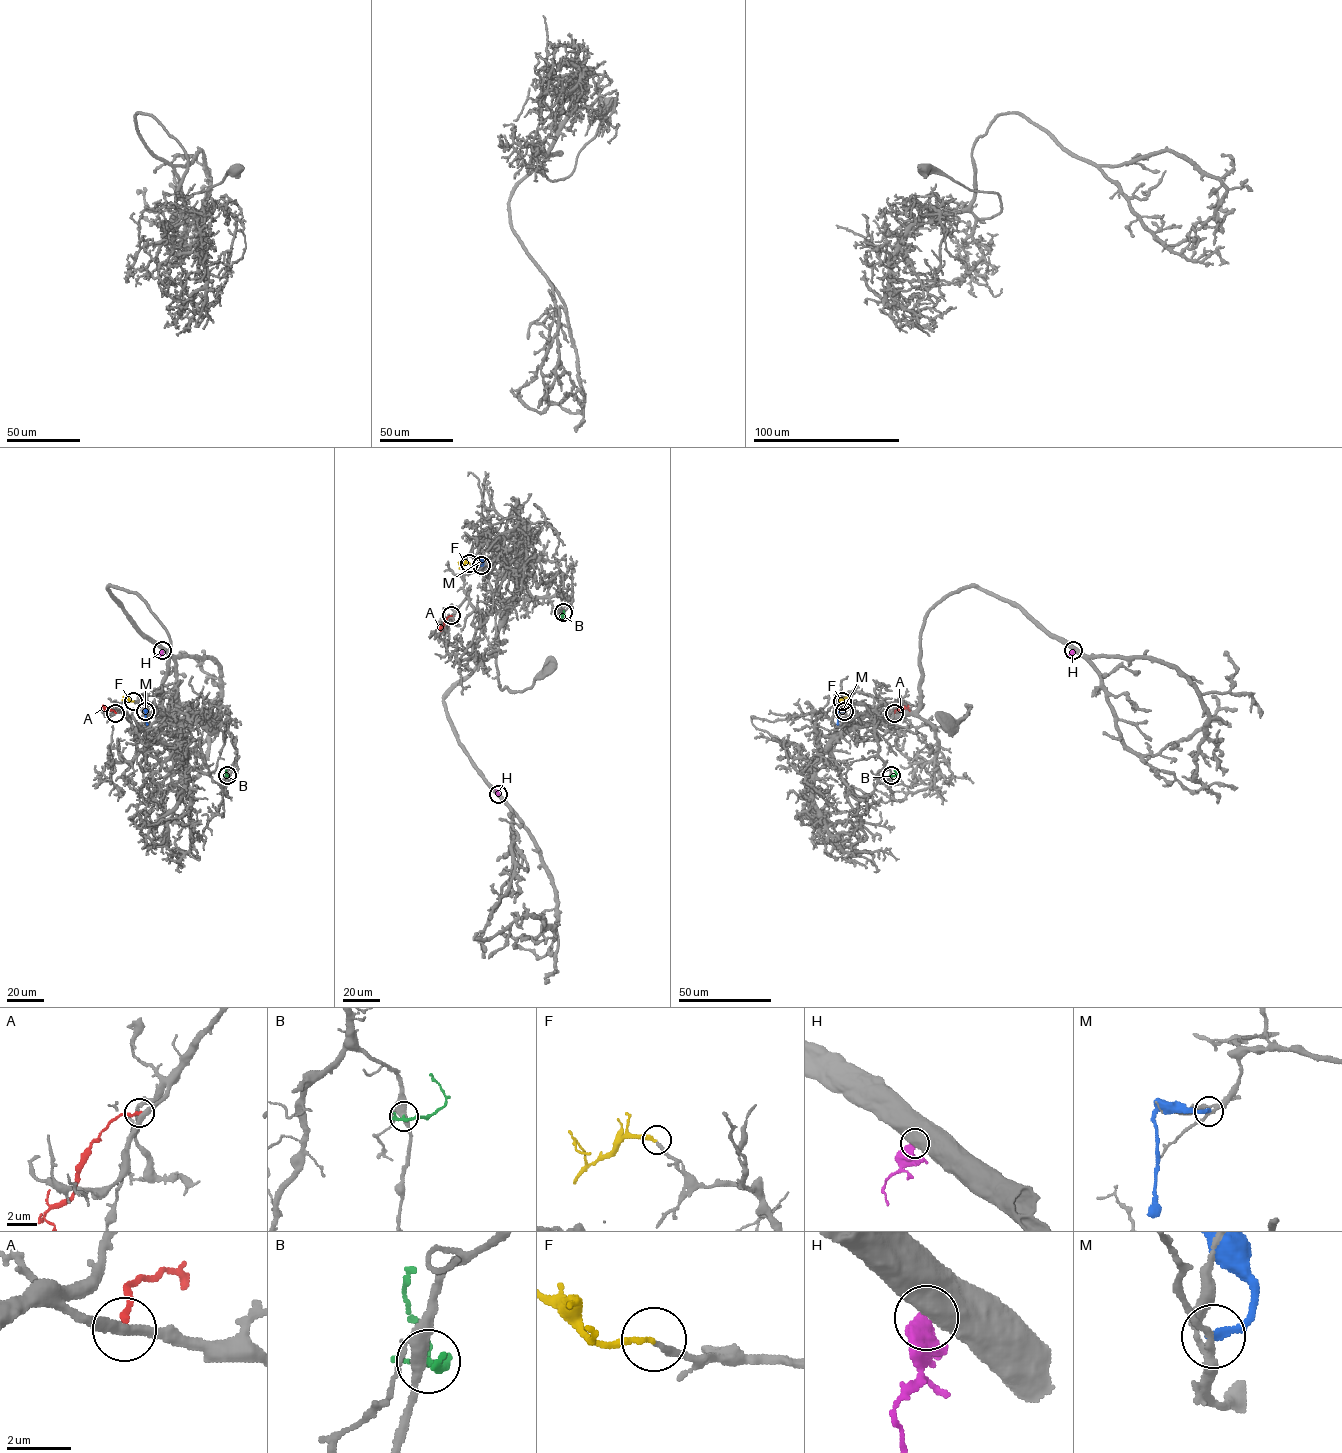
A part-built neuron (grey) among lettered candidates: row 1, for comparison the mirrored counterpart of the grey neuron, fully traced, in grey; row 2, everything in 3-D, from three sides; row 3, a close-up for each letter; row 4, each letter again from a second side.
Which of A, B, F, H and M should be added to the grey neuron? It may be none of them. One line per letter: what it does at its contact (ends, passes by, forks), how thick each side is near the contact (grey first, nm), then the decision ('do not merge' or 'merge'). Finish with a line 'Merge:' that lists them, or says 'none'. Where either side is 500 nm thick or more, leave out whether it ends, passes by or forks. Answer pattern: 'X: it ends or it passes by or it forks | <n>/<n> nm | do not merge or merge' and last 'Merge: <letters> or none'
A: it ends | 320/190 nm | do not merge
B: it ends | 360/280 nm | do not merge
F: it ends | 200/200 nm | merge
H: 850/550 nm | do not merge
M: it ends | 180/200 nm | do not merge
Merge: F

